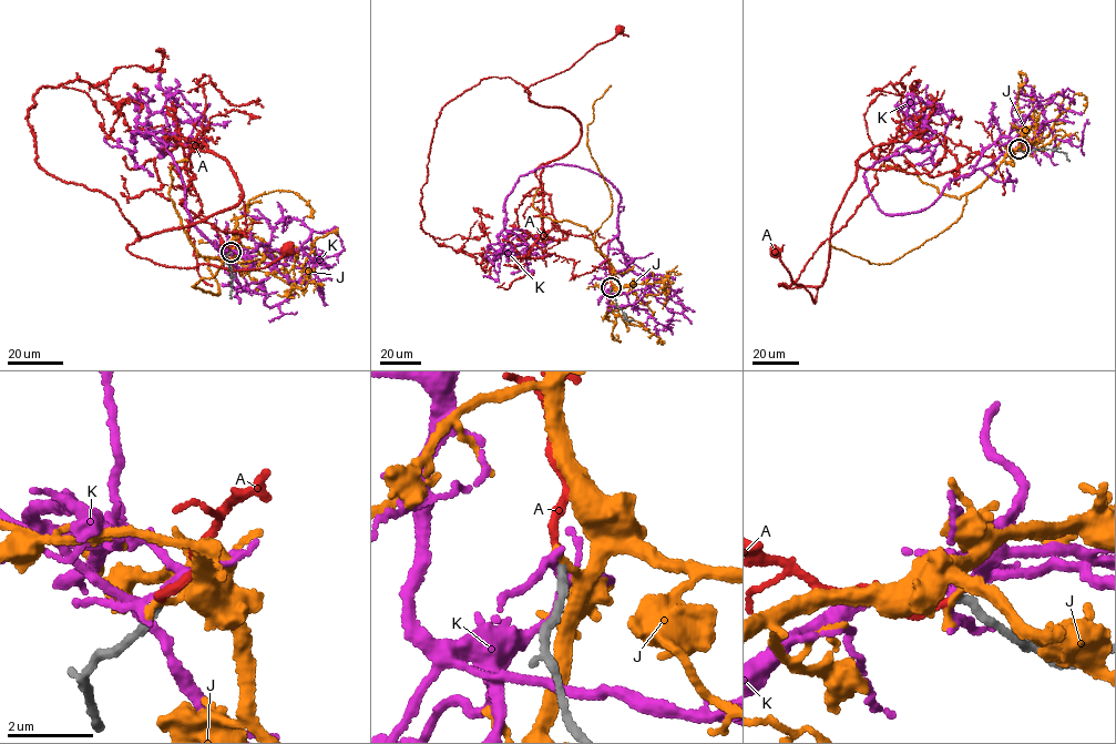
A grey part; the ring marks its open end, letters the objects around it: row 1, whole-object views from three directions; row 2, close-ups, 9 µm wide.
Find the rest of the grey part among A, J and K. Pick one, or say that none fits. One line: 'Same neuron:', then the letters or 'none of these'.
Same neuron: A

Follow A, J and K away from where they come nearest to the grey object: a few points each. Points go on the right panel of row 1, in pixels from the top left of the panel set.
A: (1019, 149), (994, 143), (933, 177), (857, 161), (815, 302), (775, 252)
J: (1019, 149), (1007, 152), (997, 167), (966, 195), (959, 218), (890, 263), (870, 263), (829, 243)
K: (1019, 150), (955, 177), (927, 209), (881, 211), (864, 171), (928, 148), (898, 105), (910, 106), (937, 133)

